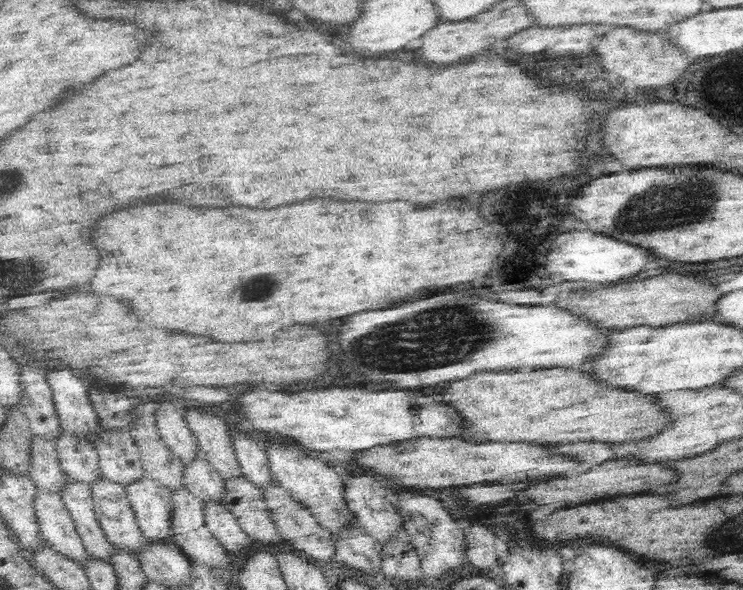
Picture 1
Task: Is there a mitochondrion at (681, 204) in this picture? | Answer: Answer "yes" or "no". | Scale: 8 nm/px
yes

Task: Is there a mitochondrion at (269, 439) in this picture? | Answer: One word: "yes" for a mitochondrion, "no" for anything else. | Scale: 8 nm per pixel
no

